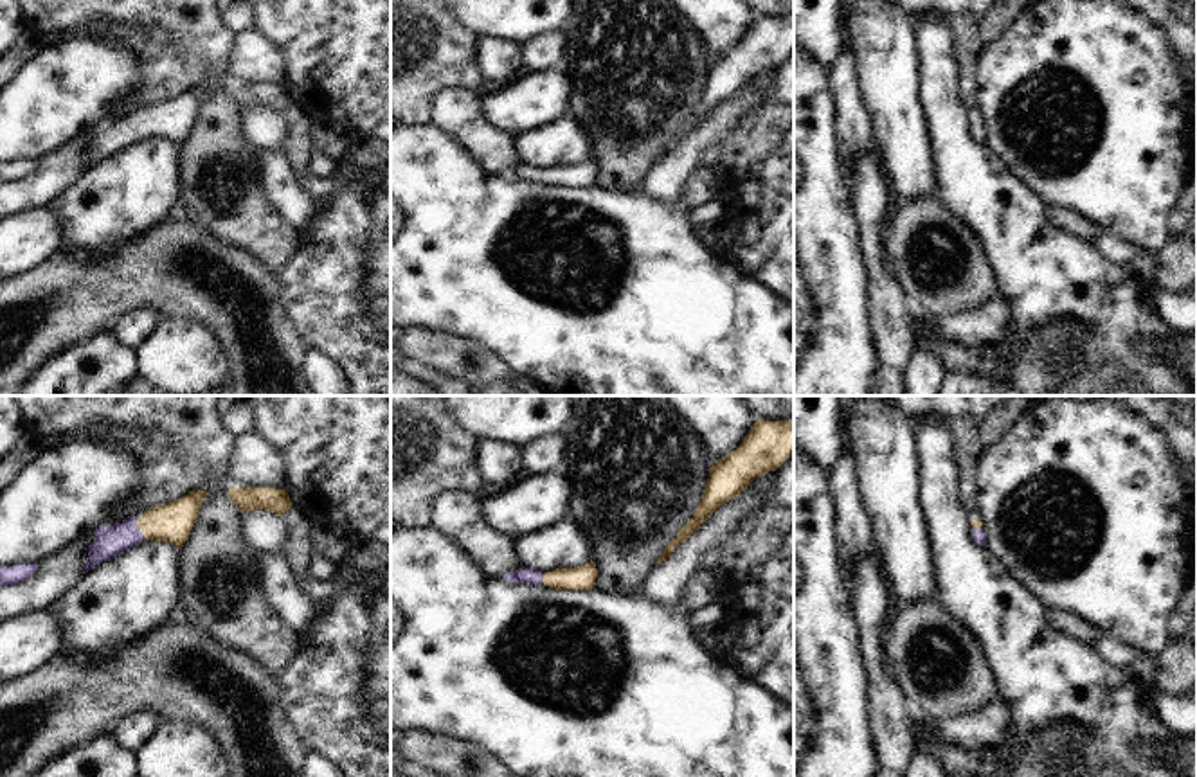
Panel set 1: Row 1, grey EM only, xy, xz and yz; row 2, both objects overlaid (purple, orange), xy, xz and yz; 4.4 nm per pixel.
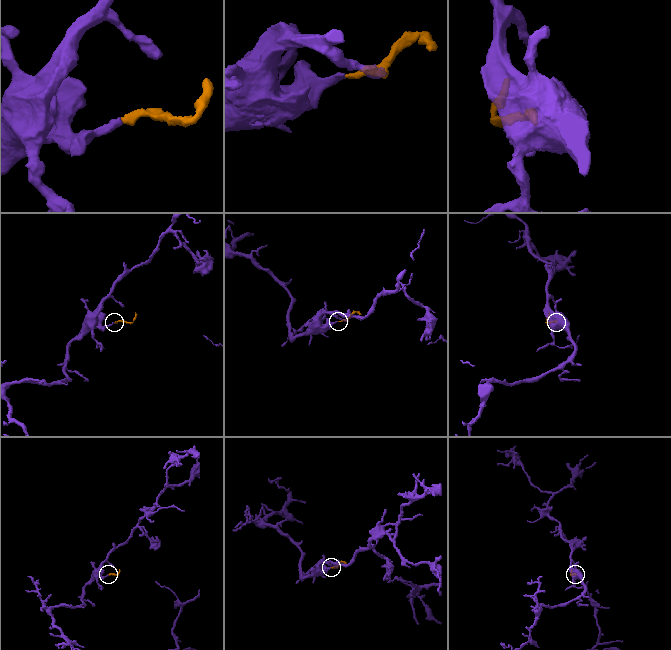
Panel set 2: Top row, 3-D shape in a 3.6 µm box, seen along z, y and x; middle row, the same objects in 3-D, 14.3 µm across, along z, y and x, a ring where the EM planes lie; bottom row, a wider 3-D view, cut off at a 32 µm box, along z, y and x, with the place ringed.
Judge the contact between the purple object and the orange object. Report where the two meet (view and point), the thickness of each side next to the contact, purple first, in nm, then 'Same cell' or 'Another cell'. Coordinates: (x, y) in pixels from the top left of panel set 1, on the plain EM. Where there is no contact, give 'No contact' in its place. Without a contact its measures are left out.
Touches purple at xy (139, 126). Thickness 140 nm (purple) against 180 nm. Same cell.

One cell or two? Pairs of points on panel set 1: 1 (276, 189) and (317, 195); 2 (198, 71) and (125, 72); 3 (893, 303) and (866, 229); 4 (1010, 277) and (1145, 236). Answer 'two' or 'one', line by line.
1: two
2: two
3: one
4: two

